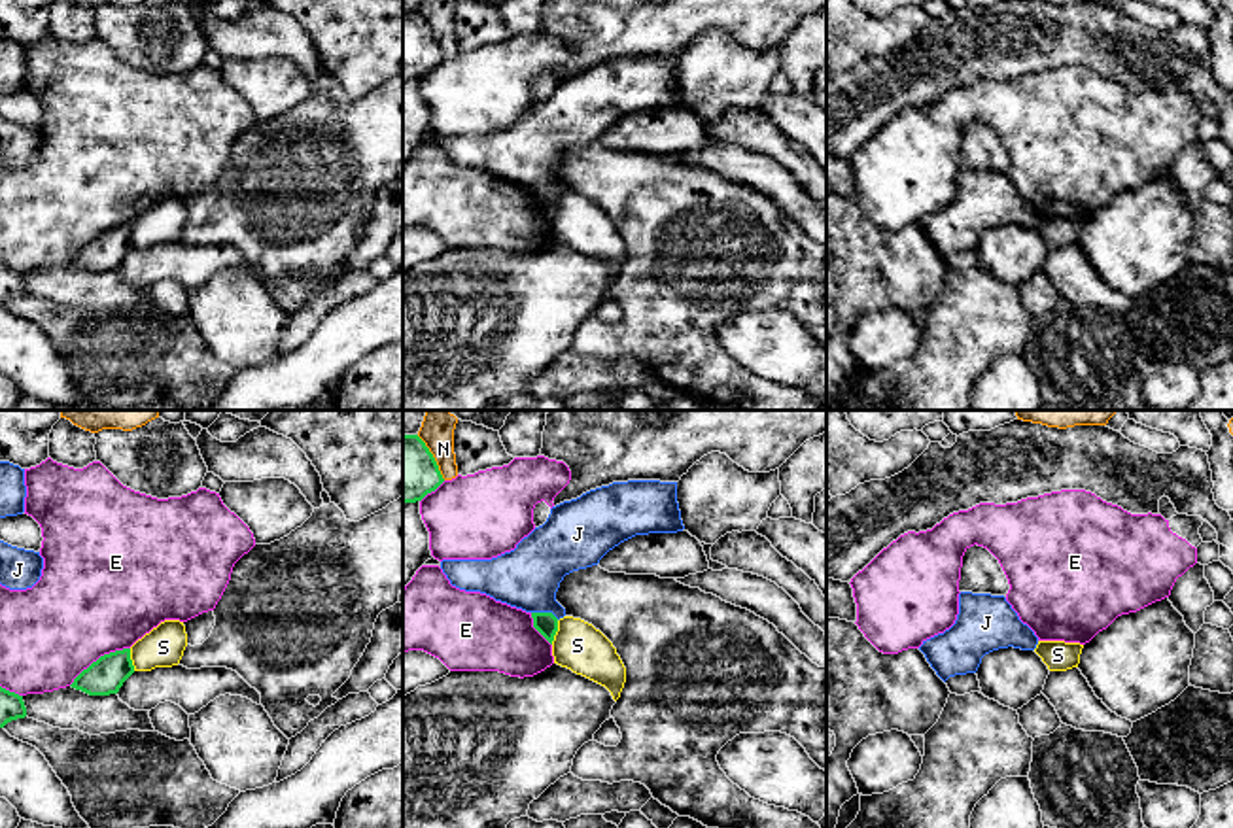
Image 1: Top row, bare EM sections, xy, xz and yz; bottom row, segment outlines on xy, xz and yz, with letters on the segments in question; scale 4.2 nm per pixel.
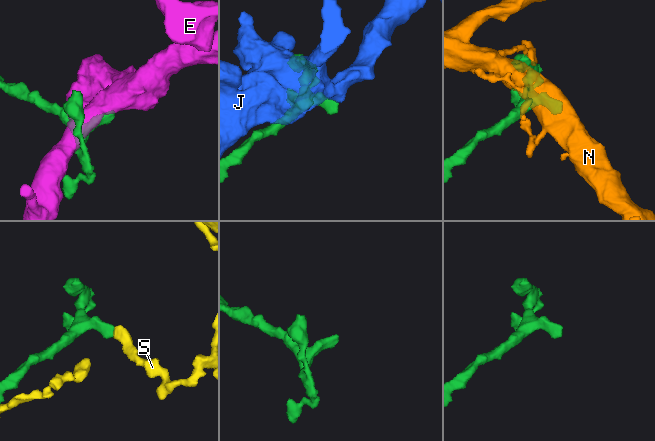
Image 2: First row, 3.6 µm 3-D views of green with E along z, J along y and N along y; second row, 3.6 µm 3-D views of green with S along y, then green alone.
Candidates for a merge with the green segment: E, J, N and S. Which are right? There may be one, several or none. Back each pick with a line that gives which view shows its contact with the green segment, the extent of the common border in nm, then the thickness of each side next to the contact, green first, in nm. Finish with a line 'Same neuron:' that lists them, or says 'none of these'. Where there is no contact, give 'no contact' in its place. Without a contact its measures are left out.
Same neuron: none of these

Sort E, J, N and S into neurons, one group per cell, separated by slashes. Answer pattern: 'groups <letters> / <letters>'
groups E / J / N / S

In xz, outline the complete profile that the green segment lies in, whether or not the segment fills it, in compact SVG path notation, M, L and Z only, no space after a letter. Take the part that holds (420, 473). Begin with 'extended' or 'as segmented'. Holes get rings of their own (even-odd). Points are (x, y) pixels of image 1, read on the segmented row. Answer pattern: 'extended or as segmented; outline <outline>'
as segmented; outline M403 435L403 503L422 501L444 482L439 465L418 435Z

